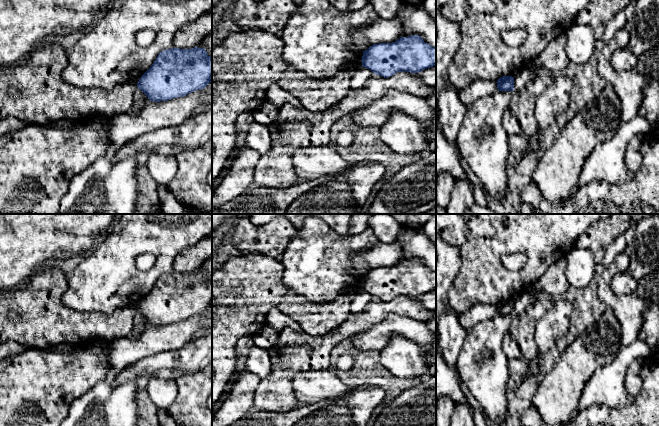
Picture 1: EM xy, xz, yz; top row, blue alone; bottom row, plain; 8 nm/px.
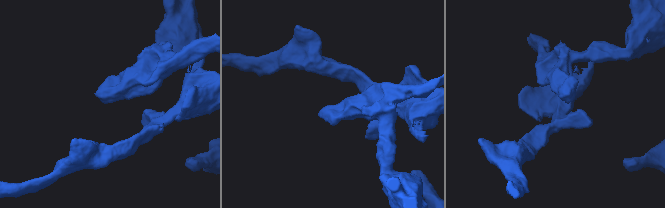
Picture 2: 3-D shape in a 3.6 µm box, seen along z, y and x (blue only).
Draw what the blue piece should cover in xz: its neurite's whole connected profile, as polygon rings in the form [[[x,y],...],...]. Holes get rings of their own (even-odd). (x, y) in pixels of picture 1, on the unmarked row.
[[[418,259],[392,267],[373,268],[363,275],[362,291],[384,302],[397,296],[418,297],[436,289],[436,272]]]

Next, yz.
[[[503,300],[497,304],[498,315],[514,315],[514,301]]]

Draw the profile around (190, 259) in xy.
[[[212,235],[180,251],[174,262],[174,269],[180,273],[191,273],[197,271],[202,263],[210,258],[212,258]]]

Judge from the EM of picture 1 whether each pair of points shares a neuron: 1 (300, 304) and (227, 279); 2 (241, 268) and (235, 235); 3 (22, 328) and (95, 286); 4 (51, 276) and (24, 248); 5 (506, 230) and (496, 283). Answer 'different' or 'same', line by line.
1: same
2: different
3: different
4: different
5: same

